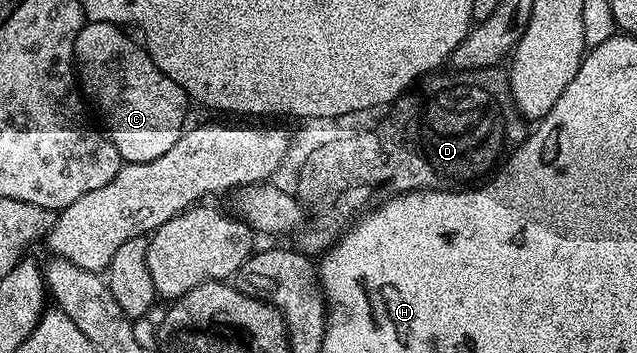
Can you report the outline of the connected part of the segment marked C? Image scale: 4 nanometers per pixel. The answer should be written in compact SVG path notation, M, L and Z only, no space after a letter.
M83 23L74 50L76 78L83 96L91 104L94 102L106 118L110 126L108 138L116 145L123 164L156 161L187 130L188 96L172 77L160 73L137 38L129 39L122 31L125 30L113 23Z

